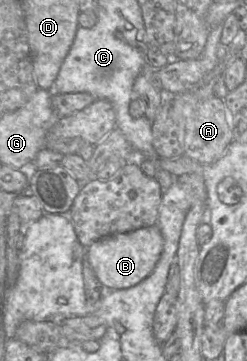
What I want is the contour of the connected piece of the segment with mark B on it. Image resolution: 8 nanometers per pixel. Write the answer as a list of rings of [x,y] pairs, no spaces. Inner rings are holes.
[[[153,225],[102,238],[86,248],[86,257],[104,288],[125,291],[136,288],[151,275],[163,248],[163,235],[158,225]]]

